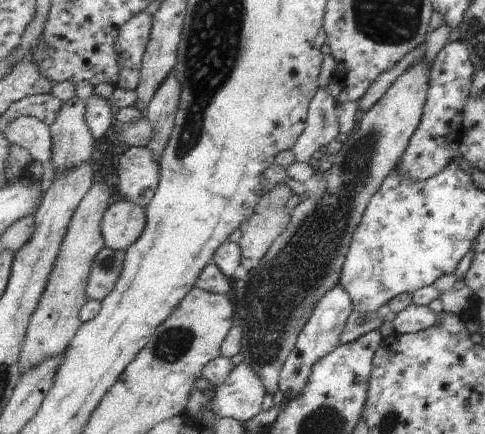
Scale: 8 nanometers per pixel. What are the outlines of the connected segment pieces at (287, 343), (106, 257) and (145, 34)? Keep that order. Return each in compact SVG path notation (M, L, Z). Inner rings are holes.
M427 61L415 62L401 74L393 86L388 88L381 100L375 106L362 114L363 118L359 128L349 136L343 150L339 154L327 155L332 163L326 175L326 191L321 198L311 197L300 202L292 211L290 226L271 245L267 254L256 262L243 279L233 283L232 299L235 305L233 320L241 327L243 338L241 339L242 364L247 364L261 380L267 393L277 392L282 378L282 368L287 357L295 350L299 335L311 316L319 301L327 296L335 286L339 286L342 278L342 270L346 263L351 243L354 242L354 234L363 222L367 207L375 194L379 192L383 182L398 168L398 163L410 146L411 137L422 123L423 113L426 111L427 98L429 98L431 84L431 68L427 67Z
M107 247L97 255L87 282L86 293L89 301L103 302L103 299L113 292L123 272L125 259L126 251L116 251Z
M142 12L119 32L116 48L119 54L119 63L122 65L122 74L116 86L127 90L136 90L141 78L142 60L151 38L153 30L153 16Z

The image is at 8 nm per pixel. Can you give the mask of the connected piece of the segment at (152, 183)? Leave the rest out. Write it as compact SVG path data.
M129 147L116 169L116 192L133 203L147 208L157 194L162 179L162 160L147 147Z

